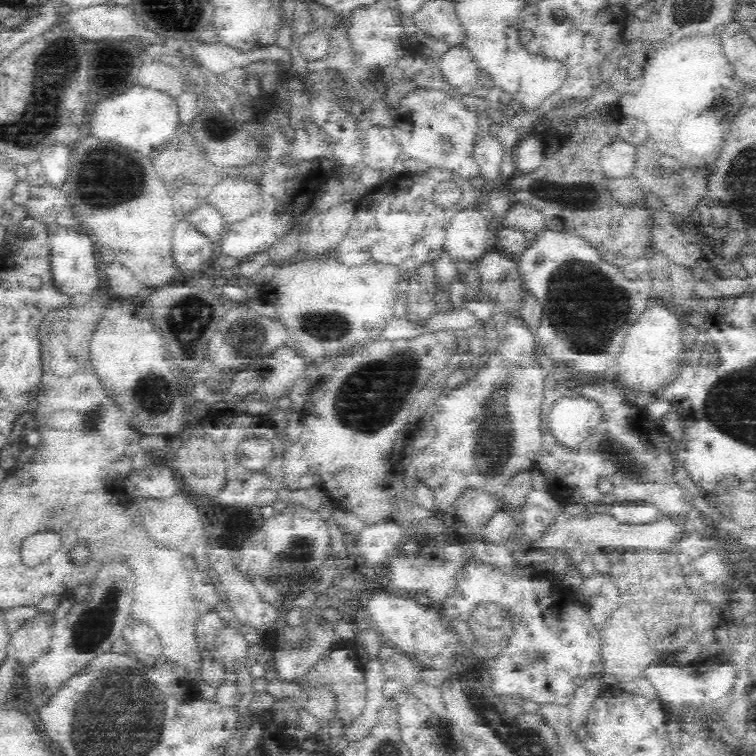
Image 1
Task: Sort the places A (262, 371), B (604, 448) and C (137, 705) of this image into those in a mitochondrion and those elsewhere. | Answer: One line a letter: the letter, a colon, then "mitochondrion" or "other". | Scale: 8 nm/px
A: mitochondrion
B: mitochondrion
C: mitochondrion

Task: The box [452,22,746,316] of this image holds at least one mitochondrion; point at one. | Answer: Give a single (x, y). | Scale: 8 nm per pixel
(581, 197)

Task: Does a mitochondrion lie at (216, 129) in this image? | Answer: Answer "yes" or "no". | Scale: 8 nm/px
yes

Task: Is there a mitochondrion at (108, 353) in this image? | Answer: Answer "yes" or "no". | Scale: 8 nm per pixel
no

